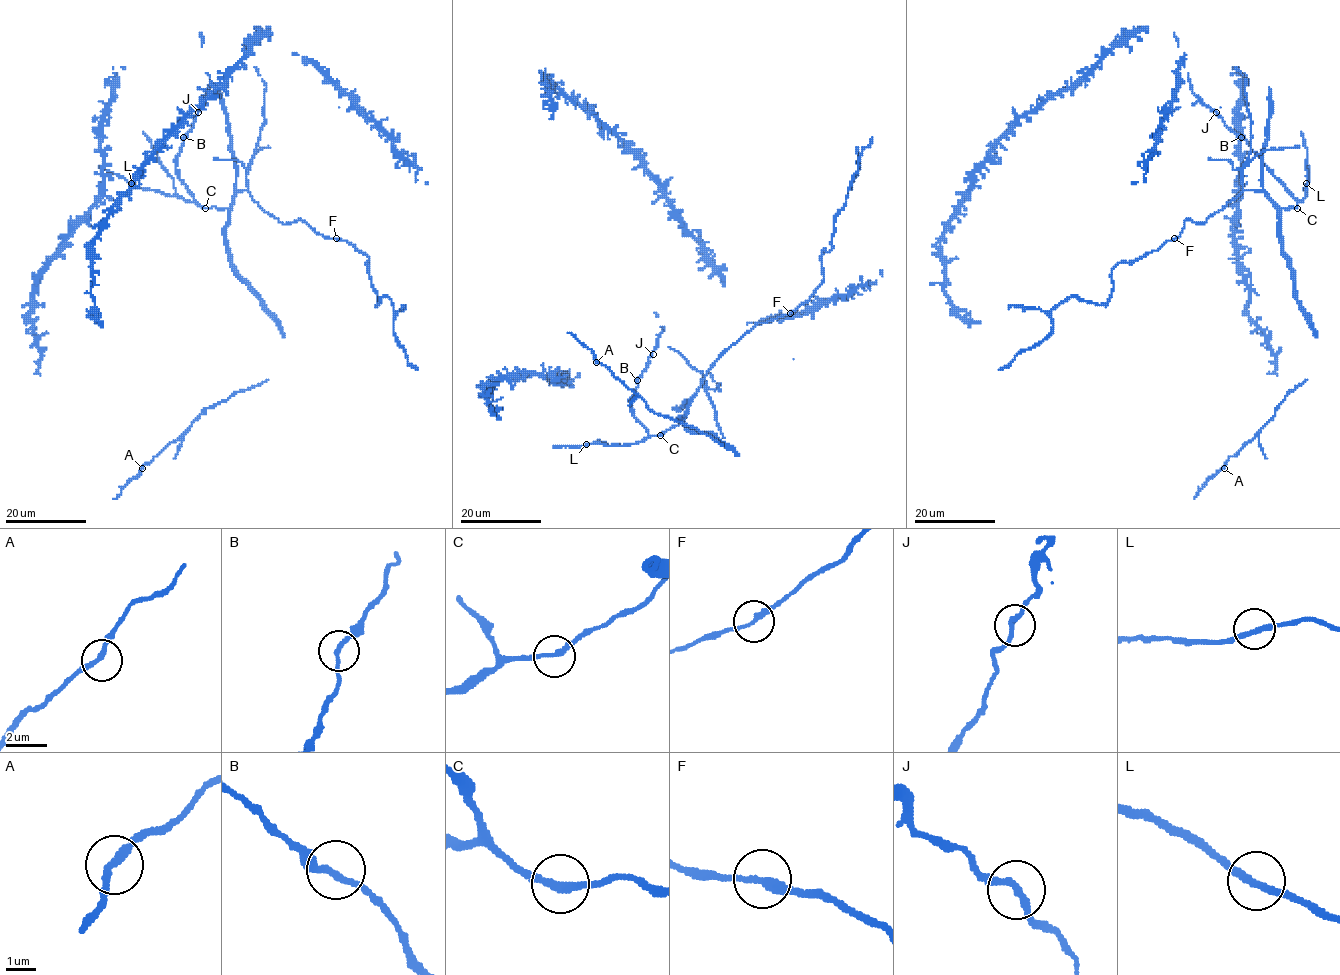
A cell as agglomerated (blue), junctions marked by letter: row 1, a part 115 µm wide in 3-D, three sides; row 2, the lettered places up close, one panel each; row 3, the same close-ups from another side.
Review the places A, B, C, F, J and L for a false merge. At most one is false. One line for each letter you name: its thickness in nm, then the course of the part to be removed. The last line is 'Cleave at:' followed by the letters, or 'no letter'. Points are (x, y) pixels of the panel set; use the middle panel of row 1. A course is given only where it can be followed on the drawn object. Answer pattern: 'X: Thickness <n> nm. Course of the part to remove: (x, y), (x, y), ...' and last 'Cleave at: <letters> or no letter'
Cleave at: no letter

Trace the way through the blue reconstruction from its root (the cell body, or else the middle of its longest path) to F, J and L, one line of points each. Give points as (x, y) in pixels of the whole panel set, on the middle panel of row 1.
F: (637, 380), (631, 414), (649, 435), (663, 434), (685, 416), (706, 372), (727, 348), (757, 323), (791, 313)
J: (637, 380), (653, 354)
L: (637, 380), (630, 410), (648, 436), (634, 444), (586, 444)

